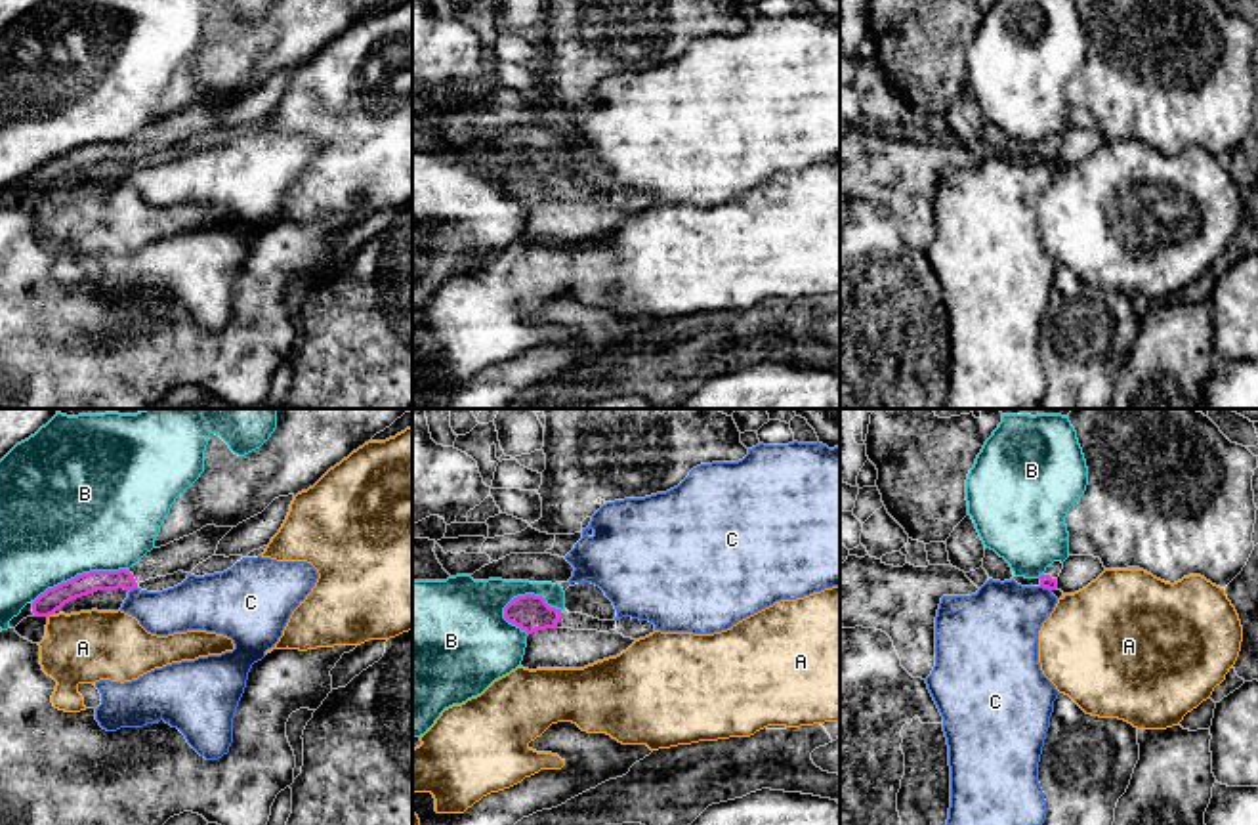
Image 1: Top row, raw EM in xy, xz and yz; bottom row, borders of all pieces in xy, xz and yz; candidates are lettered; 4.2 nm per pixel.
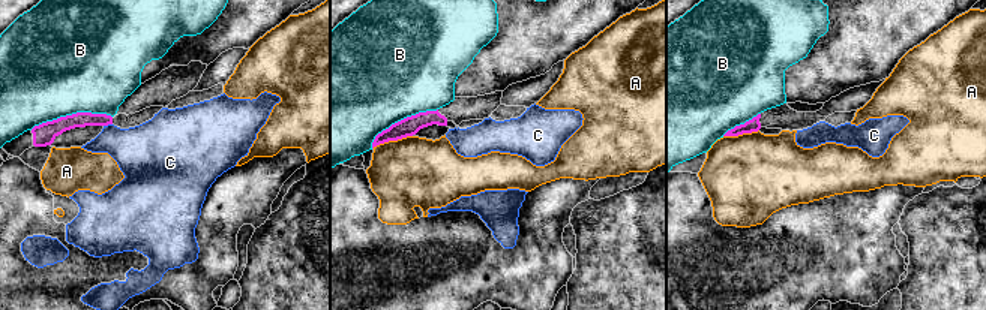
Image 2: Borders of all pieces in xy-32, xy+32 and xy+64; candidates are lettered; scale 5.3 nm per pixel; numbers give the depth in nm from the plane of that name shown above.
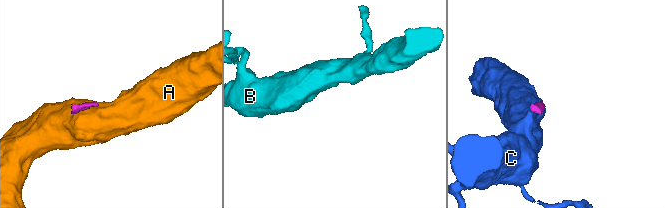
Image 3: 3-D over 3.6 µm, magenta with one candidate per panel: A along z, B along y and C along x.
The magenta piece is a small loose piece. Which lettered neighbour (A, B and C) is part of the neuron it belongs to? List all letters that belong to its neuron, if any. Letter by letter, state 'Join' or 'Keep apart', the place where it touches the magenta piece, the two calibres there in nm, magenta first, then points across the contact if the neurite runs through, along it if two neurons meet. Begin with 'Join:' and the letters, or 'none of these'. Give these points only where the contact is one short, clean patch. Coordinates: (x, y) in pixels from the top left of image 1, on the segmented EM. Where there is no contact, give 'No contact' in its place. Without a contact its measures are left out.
Join: none of these
A: Keep apart. Touches magenta at xy (50, 613). Thickness 100 nm (magenta) against 300 nm. Boundary: xy (52, 613), (48, 617)
B: Keep apart. Touches magenta at xz (527, 594). Thickness 150 nm (magenta) against 280 nm
C: Keep apart. Touches magenta at yz (1047, 587). Thickness 60 nm (magenta) against 320 nm

